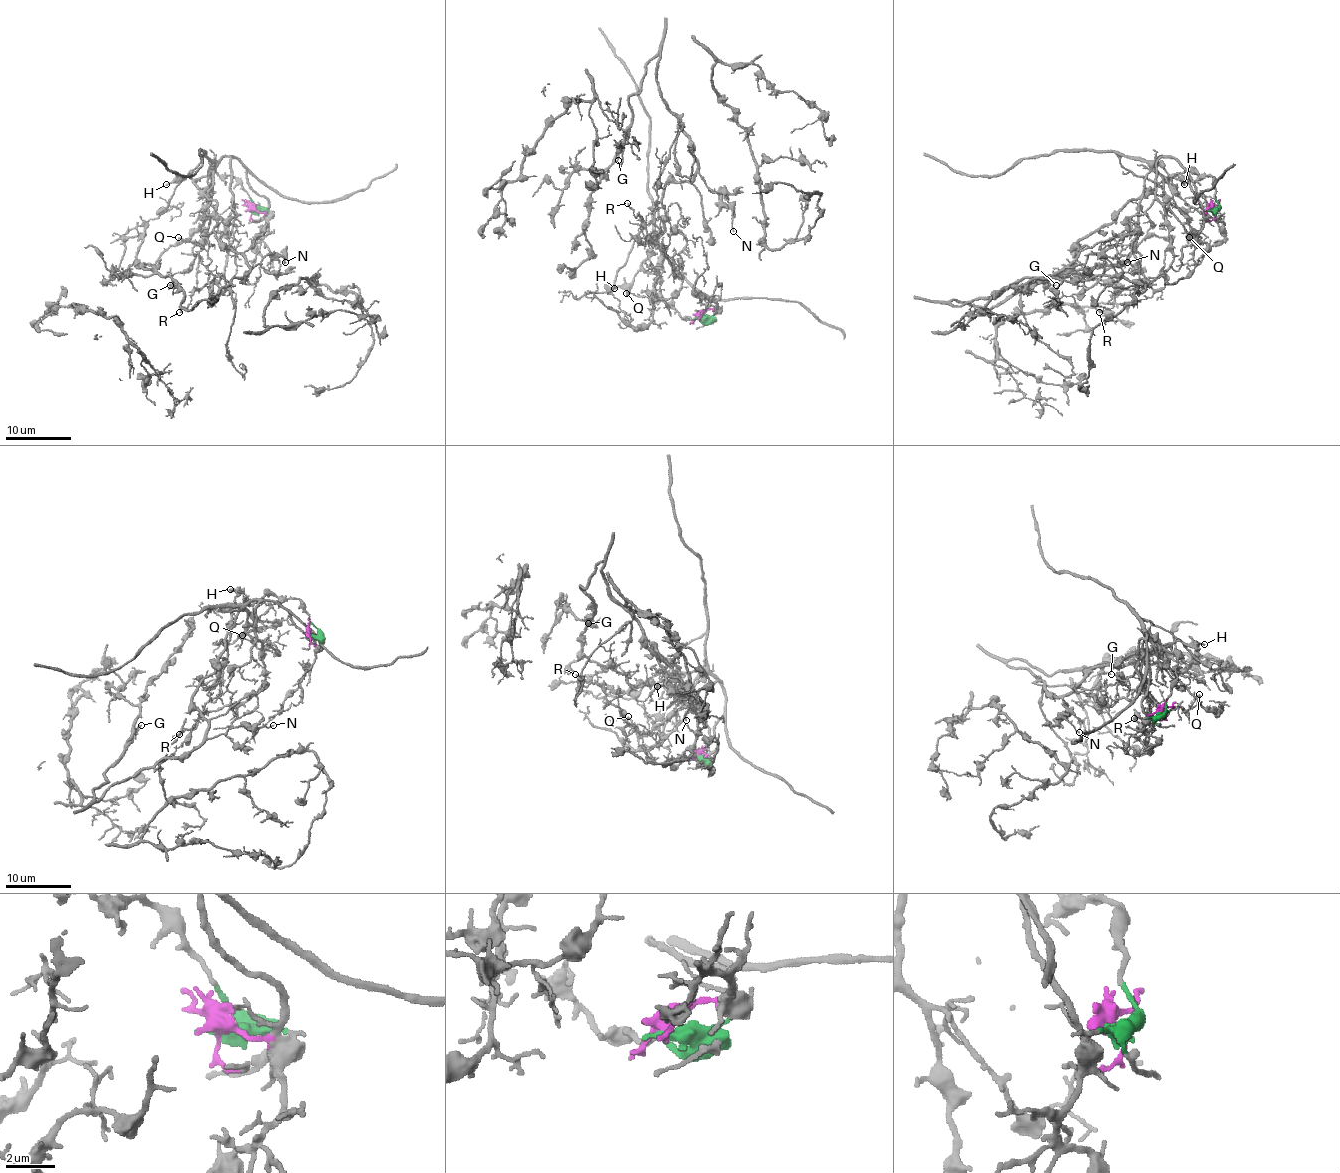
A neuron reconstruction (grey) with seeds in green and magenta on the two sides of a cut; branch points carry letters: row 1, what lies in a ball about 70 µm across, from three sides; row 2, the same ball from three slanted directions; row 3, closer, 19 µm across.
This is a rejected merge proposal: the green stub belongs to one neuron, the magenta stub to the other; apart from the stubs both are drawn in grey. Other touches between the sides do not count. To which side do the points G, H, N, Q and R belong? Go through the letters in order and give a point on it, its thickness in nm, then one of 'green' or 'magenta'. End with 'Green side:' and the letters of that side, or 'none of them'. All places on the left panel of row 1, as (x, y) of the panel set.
G: at (170, 285); 170 nm thick; green
H: at (166, 184); 190 nm thick; green
N: at (285, 262); 120 nm thick; green
Q: at (178, 237); 150 nm thick; magenta
R: at (179, 312); 110 nm thick; magenta
Green side: G, H, N

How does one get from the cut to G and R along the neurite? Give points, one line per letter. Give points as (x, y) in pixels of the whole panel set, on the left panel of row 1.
G: (252, 211), (233, 177), (200, 177), (217, 203), (215, 237), (249, 268), (210, 305), (186, 310), (169, 284)
R: (251, 211), (262, 212), (267, 199), (231, 157), (233, 206), (225, 273), (197, 289), (179, 312)

